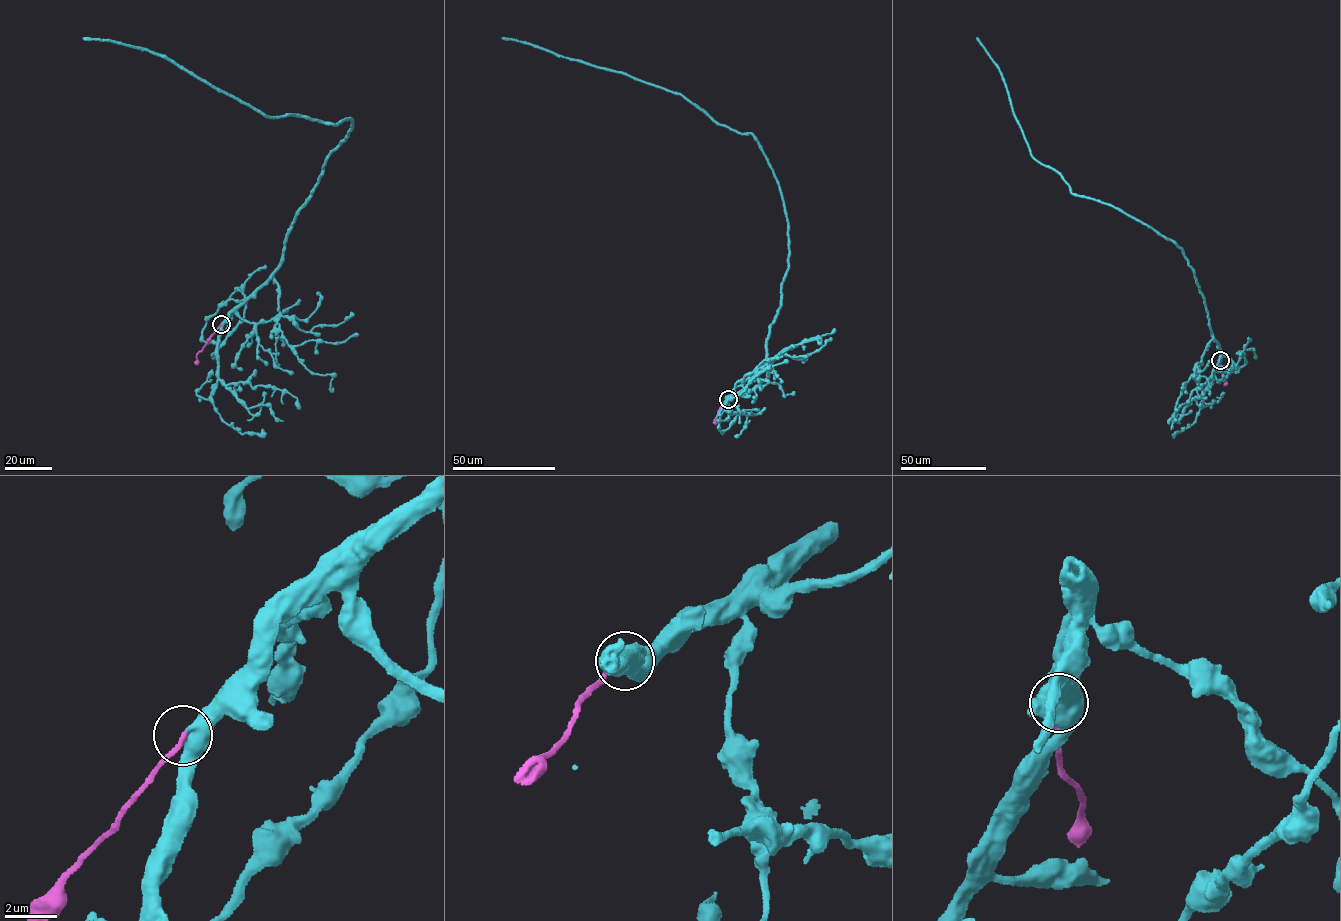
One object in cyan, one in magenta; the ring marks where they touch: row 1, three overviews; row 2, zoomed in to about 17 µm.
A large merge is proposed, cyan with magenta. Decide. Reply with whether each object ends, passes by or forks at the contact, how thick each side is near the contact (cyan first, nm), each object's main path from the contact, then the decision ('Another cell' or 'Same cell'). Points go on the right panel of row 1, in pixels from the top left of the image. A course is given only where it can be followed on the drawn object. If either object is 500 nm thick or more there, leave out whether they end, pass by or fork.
At the ring cyan passes by. At the ring magenta ends. Thickness 400 nm (cyan) against 200 nm. Course of cyan: (1219, 360), (1205, 302), (1182, 249), (1111, 205), (1074, 195), (1059, 174), (1031, 154), (1001, 74), (977, 37). Course of magenta: (1219, 360), (1226, 378), (1224, 385). Same cell

